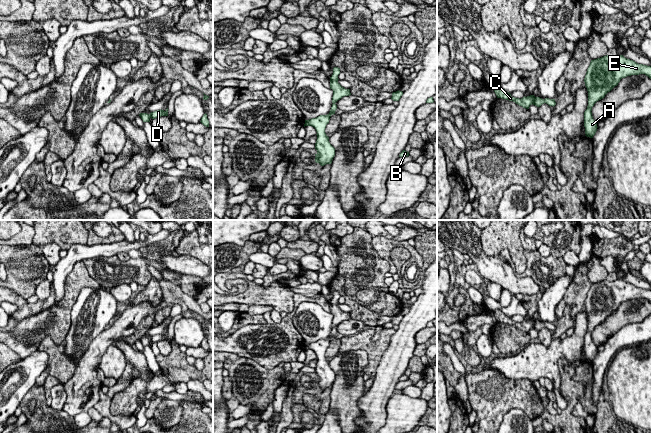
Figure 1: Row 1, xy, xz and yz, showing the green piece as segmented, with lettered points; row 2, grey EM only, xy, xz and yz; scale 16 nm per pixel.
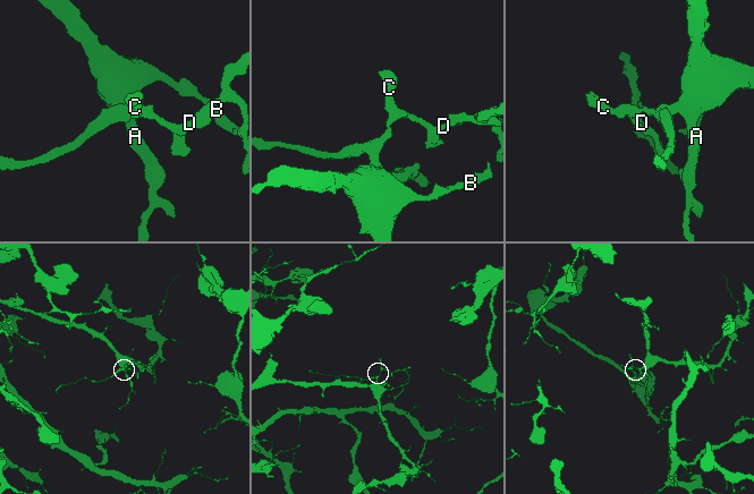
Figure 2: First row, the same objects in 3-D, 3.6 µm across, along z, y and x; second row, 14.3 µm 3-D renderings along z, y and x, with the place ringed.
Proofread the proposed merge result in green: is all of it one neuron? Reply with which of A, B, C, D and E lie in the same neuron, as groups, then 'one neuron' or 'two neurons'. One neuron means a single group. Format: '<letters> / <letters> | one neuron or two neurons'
A B C D E | one neuron

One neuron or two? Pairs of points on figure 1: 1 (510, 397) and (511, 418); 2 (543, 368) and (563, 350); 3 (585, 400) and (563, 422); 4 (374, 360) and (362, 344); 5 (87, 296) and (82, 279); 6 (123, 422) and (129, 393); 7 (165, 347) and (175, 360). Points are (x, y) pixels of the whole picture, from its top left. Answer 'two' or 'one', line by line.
1: two
2: one
3: two
4: one
5: two
6: two
7: two

